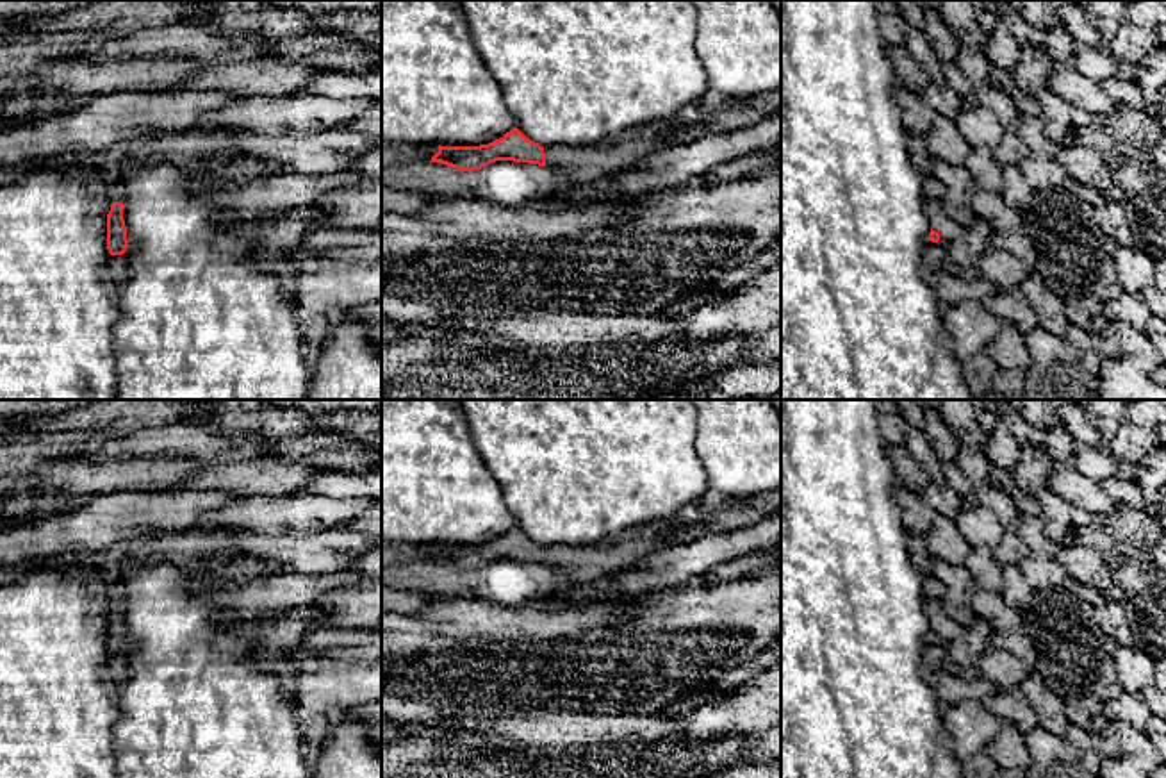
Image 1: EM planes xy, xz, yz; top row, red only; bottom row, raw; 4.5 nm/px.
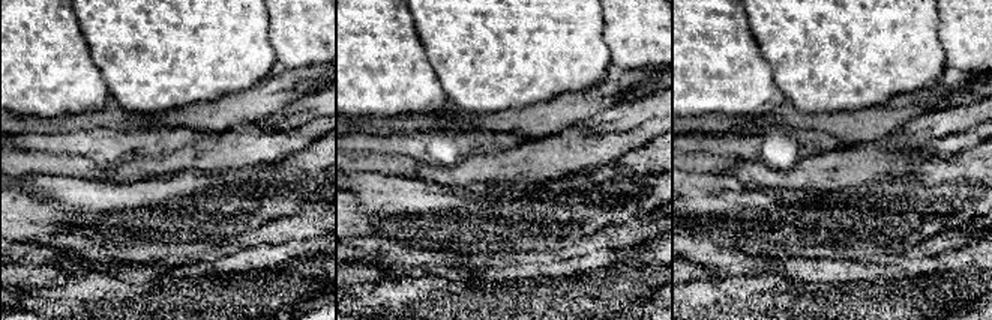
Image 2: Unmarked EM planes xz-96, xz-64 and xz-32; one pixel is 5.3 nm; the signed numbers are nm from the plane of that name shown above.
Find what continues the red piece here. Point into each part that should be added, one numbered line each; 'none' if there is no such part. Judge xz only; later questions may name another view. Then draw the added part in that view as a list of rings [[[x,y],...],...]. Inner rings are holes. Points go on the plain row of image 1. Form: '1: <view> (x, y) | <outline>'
1: xz (585, 564) | [[[677,519],[645,523],[592,544],[544,546],[546,566],[565,575],[571,587],[601,584],[647,553],[670,546],[676,523]]]

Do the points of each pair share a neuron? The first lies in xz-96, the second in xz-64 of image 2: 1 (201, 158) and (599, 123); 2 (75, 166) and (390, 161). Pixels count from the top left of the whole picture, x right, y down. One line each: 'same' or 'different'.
1: different
2: same

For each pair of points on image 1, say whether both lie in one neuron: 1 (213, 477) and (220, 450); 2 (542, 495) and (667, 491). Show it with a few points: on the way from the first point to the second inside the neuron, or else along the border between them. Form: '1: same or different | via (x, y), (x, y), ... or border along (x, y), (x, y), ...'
1: different | border along (257, 455), (246, 461), (207, 466)
2: same | via (573, 491), (637, 491)

